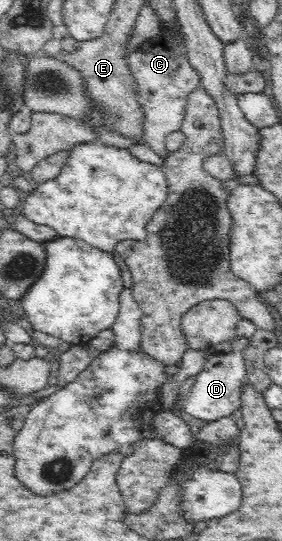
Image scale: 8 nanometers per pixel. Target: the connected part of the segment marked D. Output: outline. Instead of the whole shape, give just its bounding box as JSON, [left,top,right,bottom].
[182,338,249,422]

